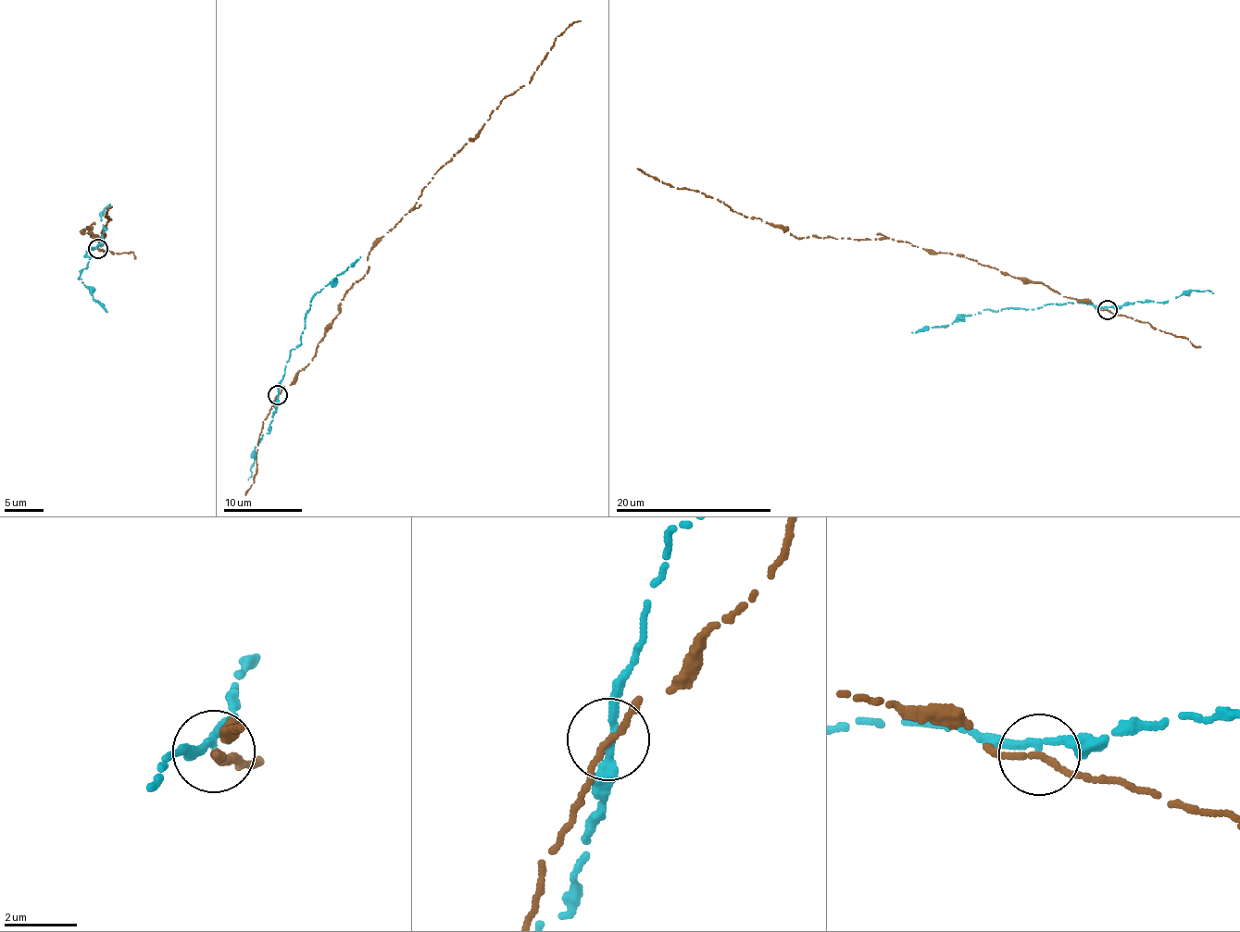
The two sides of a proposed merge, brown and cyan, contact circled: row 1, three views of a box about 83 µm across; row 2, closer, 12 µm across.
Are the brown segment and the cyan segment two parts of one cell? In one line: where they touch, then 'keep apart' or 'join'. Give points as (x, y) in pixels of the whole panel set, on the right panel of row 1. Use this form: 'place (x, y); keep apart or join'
place (1107, 309); keep apart

